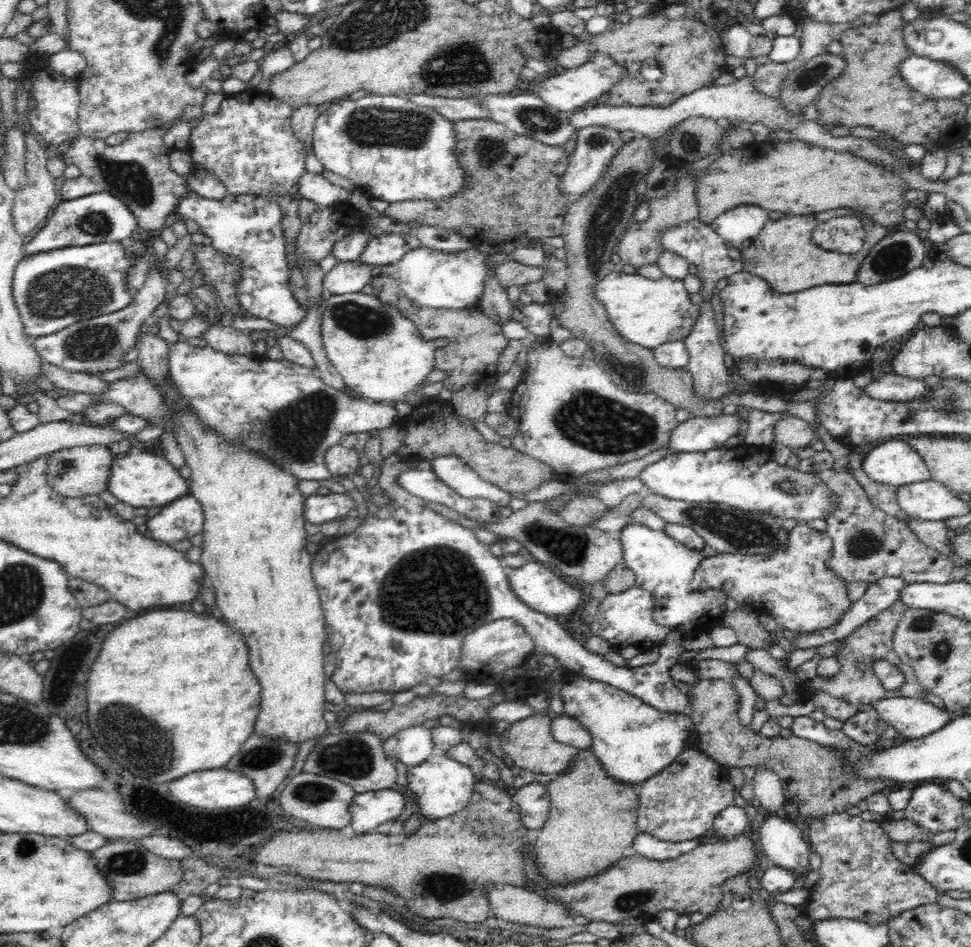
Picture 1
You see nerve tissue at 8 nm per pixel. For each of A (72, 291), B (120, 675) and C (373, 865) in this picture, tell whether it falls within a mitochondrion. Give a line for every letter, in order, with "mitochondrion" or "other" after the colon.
A: mitochondrion
B: other
C: other

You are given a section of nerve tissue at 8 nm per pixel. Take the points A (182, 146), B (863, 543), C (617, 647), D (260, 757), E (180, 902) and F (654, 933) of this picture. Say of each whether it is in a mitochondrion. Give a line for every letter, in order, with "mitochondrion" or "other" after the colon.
A: other
B: mitochondrion
C: other
D: mitochondrion
E: other
F: other

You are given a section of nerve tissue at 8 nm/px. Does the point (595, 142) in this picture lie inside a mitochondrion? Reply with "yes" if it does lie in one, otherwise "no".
yes

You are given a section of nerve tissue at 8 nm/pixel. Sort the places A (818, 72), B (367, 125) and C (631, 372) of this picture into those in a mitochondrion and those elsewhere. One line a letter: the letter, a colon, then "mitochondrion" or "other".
A: mitochondrion
B: mitochondrion
C: mitochondrion

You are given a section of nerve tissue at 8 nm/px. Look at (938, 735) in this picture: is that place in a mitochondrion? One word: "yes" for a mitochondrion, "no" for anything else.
no

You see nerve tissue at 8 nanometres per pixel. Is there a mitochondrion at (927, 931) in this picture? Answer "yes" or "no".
no

